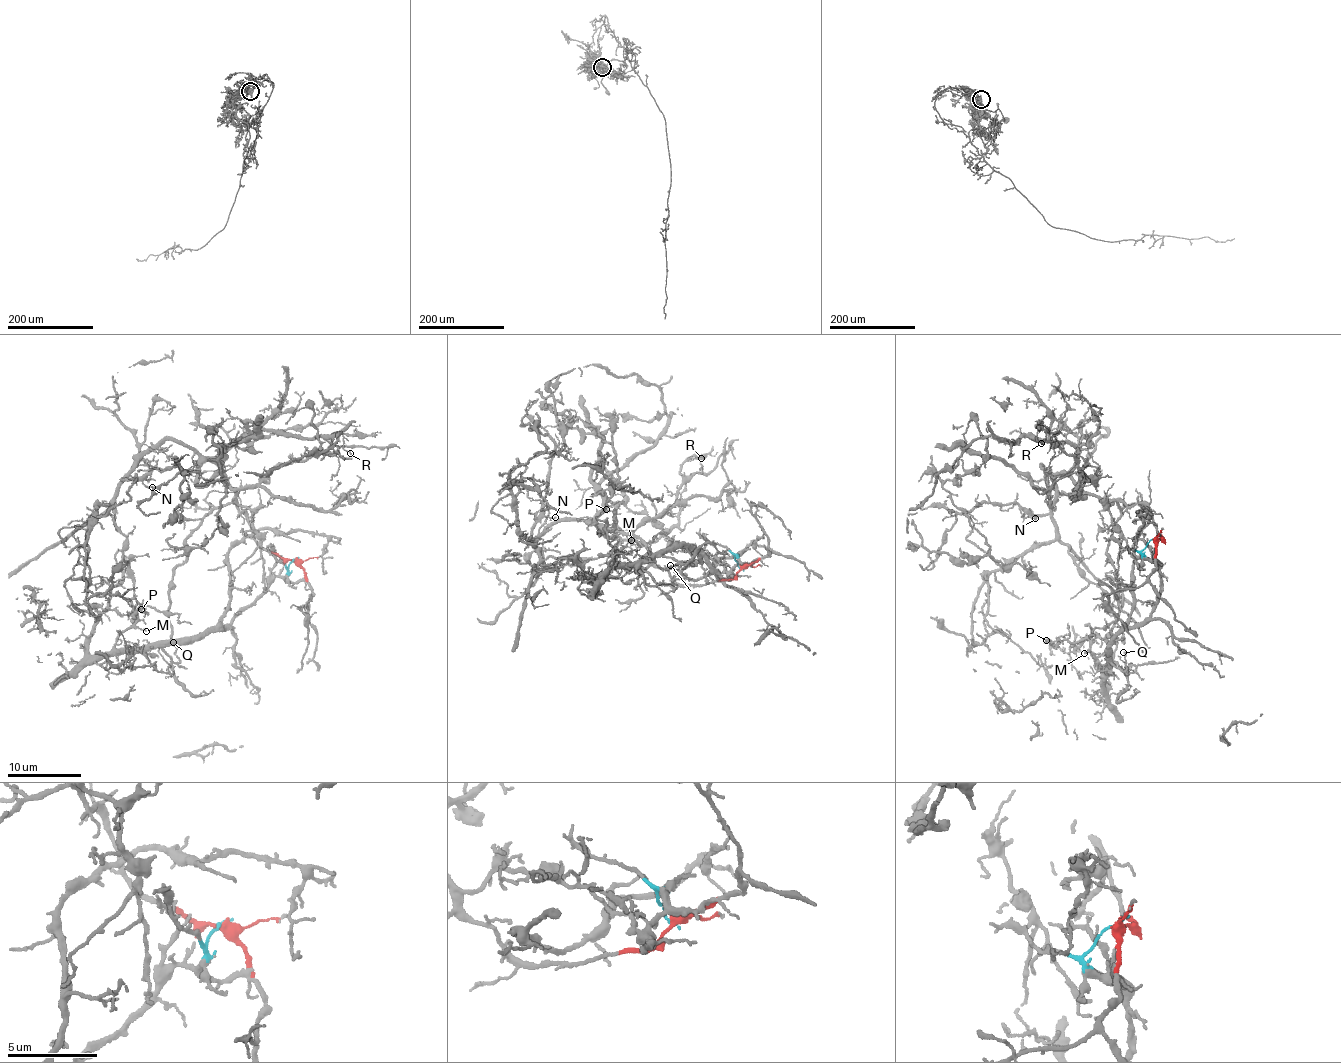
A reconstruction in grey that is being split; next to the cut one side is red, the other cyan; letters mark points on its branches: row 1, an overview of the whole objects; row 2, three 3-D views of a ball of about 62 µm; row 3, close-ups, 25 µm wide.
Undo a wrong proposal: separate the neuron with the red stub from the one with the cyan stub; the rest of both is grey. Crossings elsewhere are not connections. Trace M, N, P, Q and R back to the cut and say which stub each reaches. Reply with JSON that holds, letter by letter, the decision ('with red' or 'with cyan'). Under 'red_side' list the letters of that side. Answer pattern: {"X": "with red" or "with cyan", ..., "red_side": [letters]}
{"M": "with cyan", "N": "with red", "P": "with cyan", "Q": "with cyan", "R": "with red", "red_side": ["N", "R"]}

